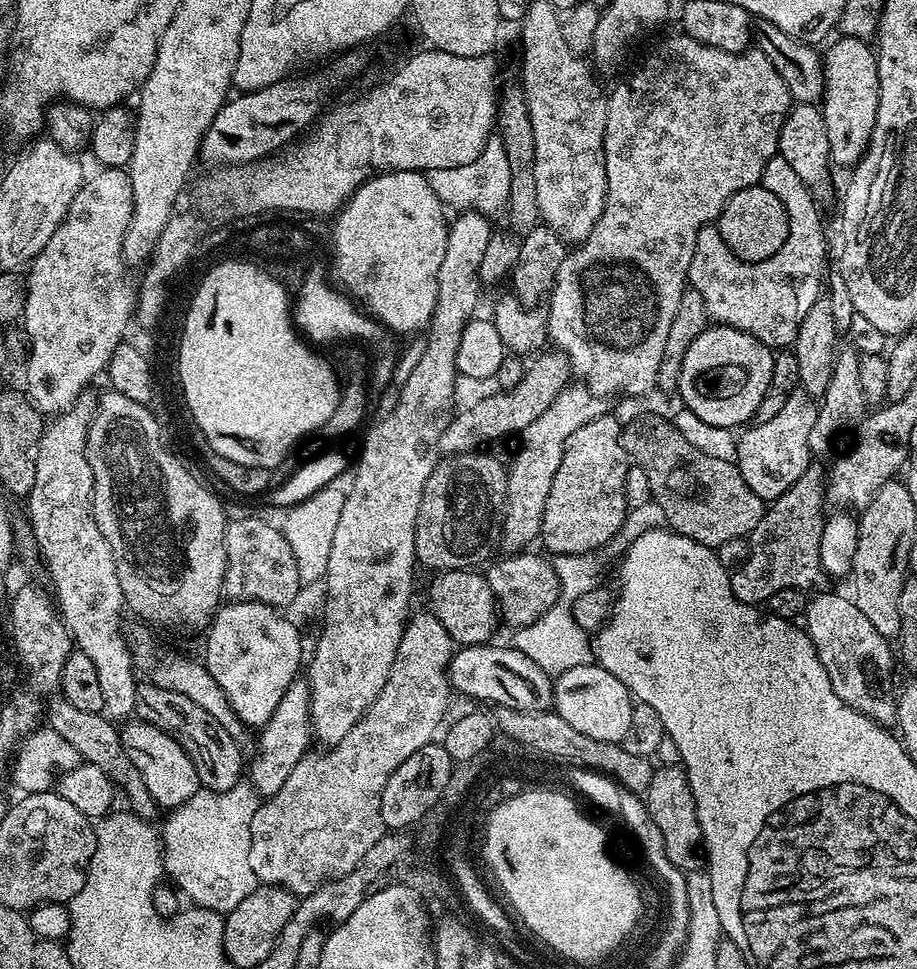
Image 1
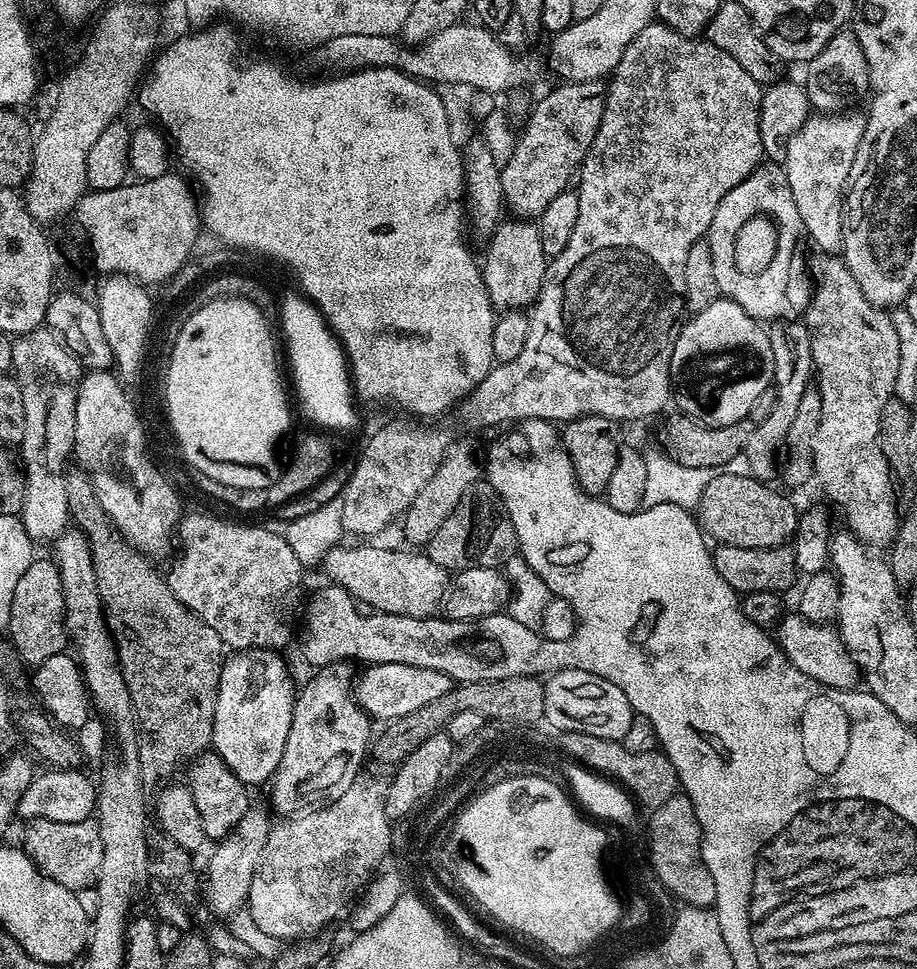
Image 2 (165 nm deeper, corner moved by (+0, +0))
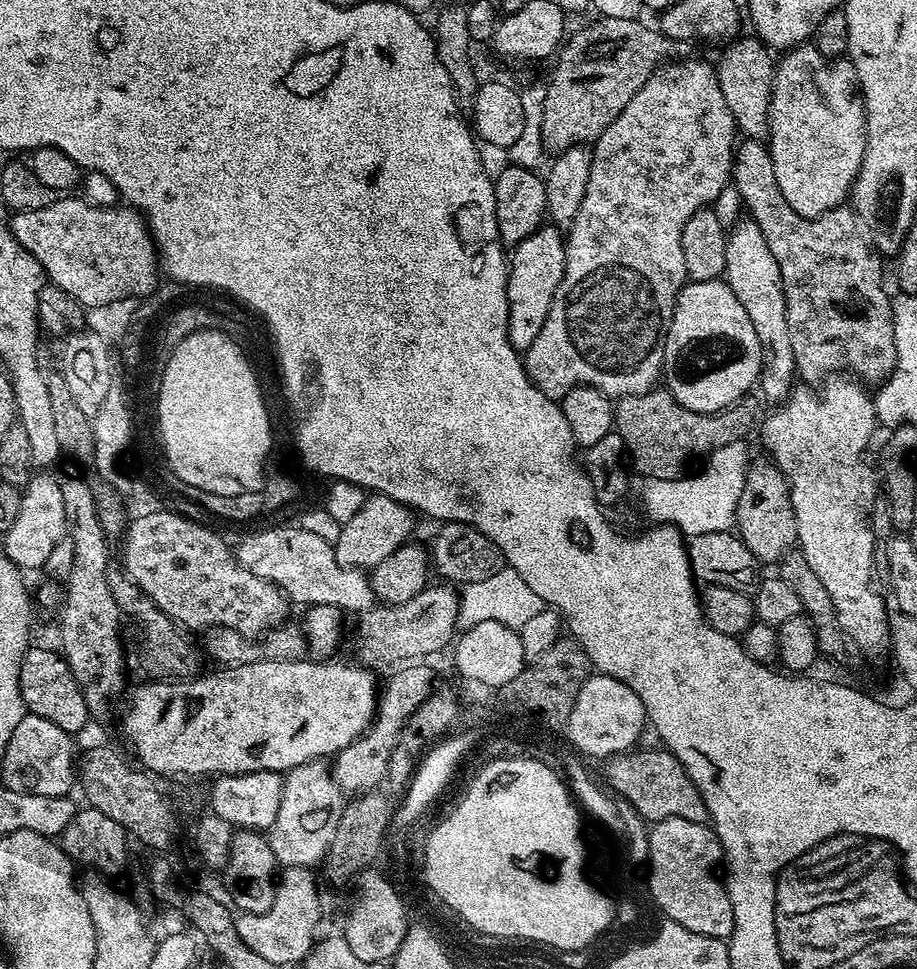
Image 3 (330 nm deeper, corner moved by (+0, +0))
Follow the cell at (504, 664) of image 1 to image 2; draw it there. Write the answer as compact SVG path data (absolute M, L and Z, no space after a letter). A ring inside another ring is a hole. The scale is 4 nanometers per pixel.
M402 662L370 664L363 671L364 673L361 676L359 673L354 680L354 699L373 721L391 722L412 713L413 710L422 710L426 702L442 698L442 694L446 694L454 686L453 680L438 670L406 666Z

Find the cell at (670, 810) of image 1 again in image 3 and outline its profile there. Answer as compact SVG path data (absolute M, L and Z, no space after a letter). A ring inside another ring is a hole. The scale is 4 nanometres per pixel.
M671 816L657 820L647 829L649 854L646 873L650 876L652 903L668 915L671 923L706 938L727 941L734 931L734 906L717 871L722 860L720 840L707 823L686 822Z

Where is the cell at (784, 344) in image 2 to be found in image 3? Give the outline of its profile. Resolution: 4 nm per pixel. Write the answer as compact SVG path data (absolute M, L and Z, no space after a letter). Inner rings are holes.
M741 218L731 225L726 242L726 266L723 279L734 290L734 298L742 302L742 310L750 314L750 323L758 334L758 342L762 342L762 358L764 365L758 381L759 395L779 405L788 399L793 391L792 379L797 379L796 355L790 342L790 326L786 322L786 298L782 290L782 270L778 270L778 262L774 254L770 254L770 246L766 246L766 238L762 230L750 218Z

